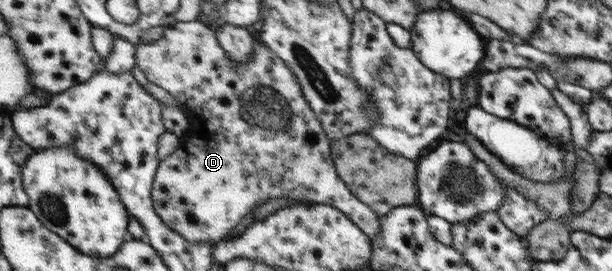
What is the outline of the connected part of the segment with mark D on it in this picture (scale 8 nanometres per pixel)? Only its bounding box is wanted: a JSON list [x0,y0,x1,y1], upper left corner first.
[137,20,381,242]

